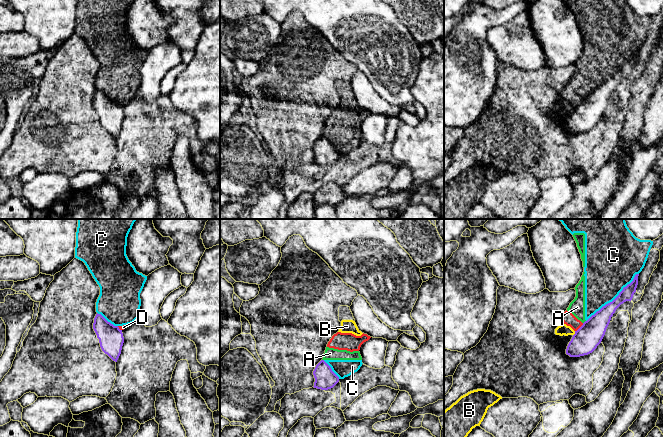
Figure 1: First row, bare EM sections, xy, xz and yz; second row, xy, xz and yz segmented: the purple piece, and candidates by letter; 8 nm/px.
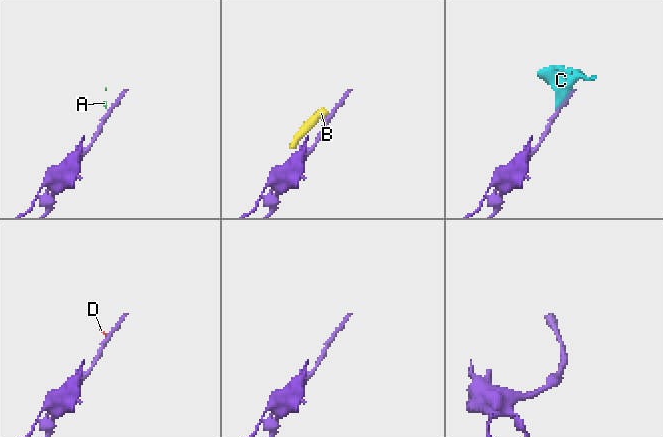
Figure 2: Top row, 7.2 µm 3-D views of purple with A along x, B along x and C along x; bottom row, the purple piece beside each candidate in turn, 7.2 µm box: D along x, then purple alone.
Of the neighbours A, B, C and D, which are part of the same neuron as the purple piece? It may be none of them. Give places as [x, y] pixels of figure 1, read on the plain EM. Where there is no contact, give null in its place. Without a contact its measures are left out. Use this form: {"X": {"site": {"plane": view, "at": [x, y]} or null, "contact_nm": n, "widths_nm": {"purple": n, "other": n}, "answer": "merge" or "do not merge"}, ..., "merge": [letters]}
{"A": {"site": {"plane": "yz", "at": [584, 98]}, "contact_nm": 40, "widths_nm": {"purple": 200, "other": 130}, "answer": "do not merge"}, "B": {"site": {"plane": "yz", "at": [575, 109]}, "contact_nm": 40, "widths_nm": {"purple": 200, "other": 90}, "answer": "do not merge"}, "C": {"site": {"plane": "yz", "at": [614, 75]}, "contact_nm": 550, "widths_nm": {"purple": 160, "other": 380}, "answer": "do not merge"}, "D": {"site": {"plane": "yz", "at": [580, 103]}, "contact_nm": 100, "widths_nm": {"purple": 200, "other": 100}, "answer": "do not merge"}, "merge": []}

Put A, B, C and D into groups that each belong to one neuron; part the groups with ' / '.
A B C D

